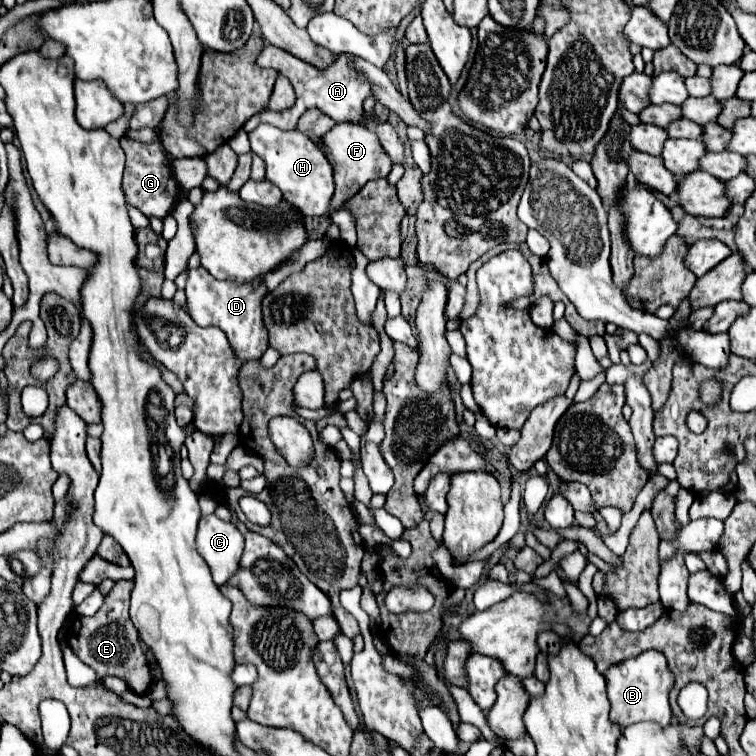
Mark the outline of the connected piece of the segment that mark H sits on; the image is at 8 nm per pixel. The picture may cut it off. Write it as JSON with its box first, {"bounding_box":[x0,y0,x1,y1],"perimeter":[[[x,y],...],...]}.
{"bounding_box":[251,124,335,216],"perimeter":[[[259,124],[251,134],[251,150],[259,154],[265,160],[267,166],[267,178],[279,186],[283,192],[283,198],[287,198],[293,206],[297,206],[303,216],[325,216],[331,208],[331,198],[335,192],[333,184],[333,170],[327,162],[325,154],[301,132],[291,130],[279,130],[269,124]]]}

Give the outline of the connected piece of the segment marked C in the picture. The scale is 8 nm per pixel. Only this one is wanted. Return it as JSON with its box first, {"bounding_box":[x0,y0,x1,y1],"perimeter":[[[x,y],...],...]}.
{"bounding_box":[197,514,243,584],"perimeter":[[[215,514],[201,516],[197,528],[197,552],[211,568],[215,584],[225,584],[237,570],[243,552],[243,536],[231,524],[219,520]]]}

